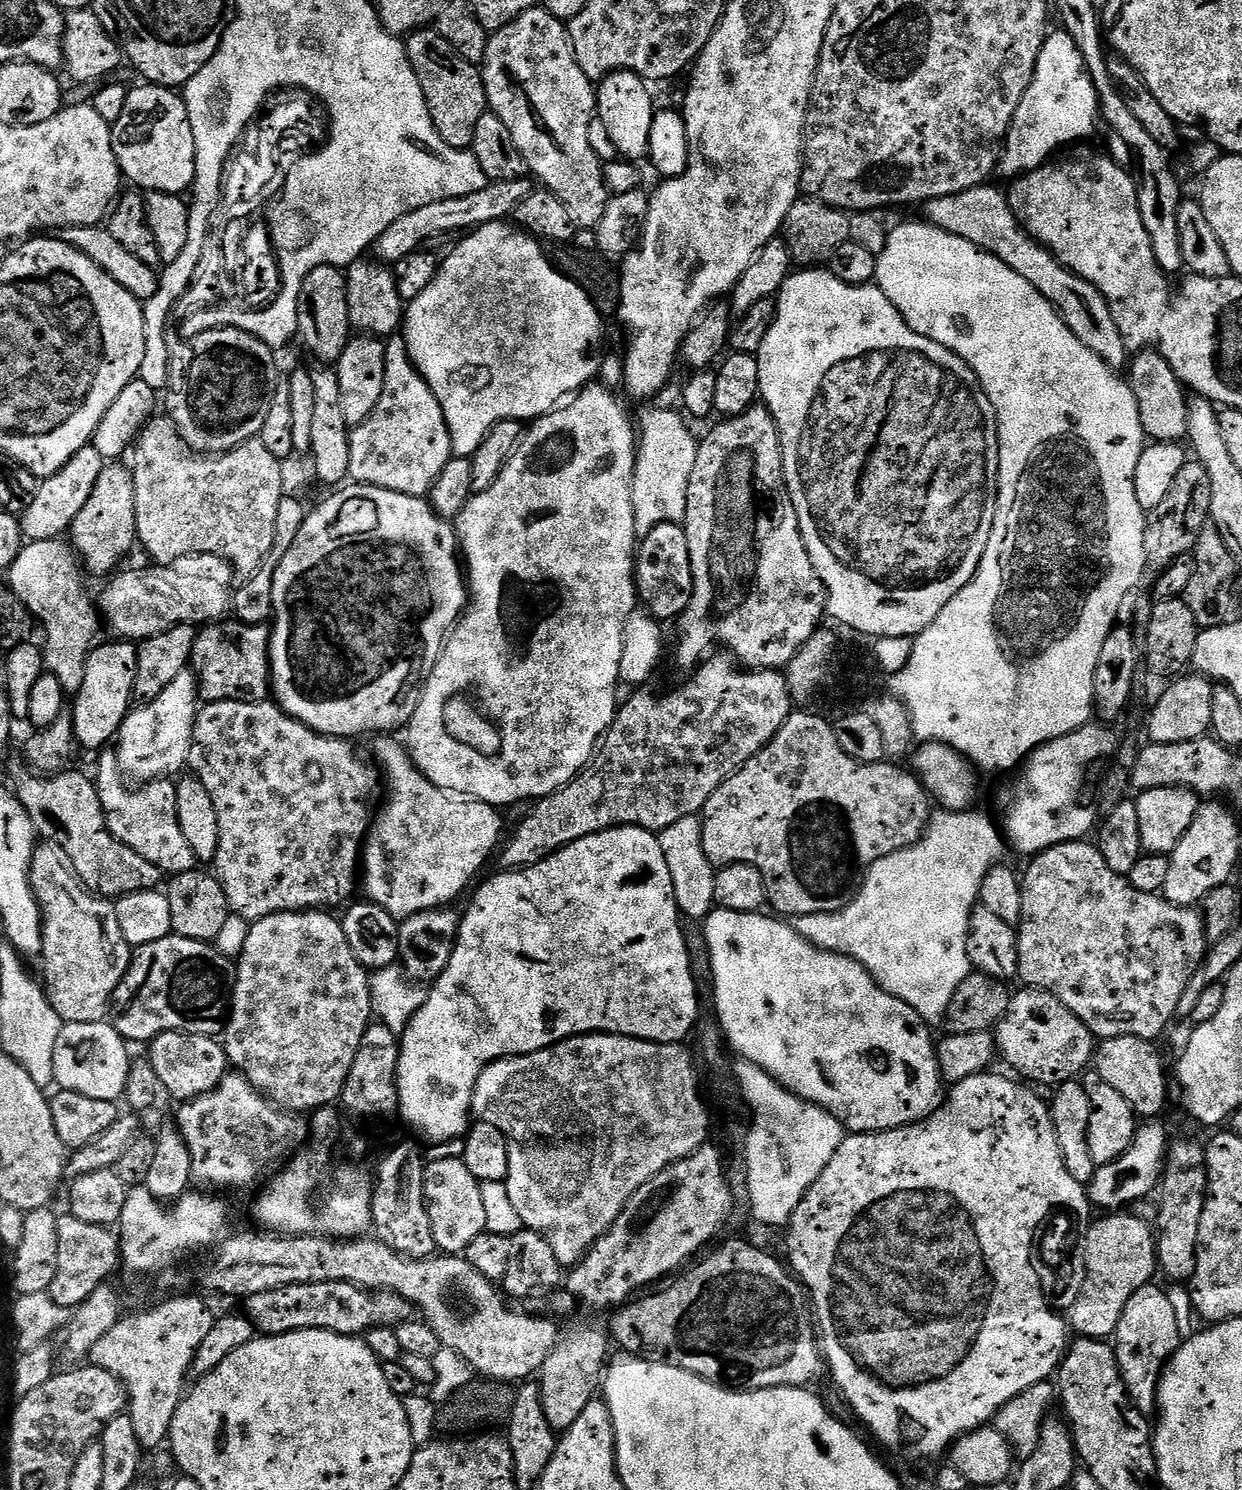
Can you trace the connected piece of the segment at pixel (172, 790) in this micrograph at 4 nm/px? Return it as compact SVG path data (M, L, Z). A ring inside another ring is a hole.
M104 750L99 753L100 761L96 764L96 772L94 771L98 798L102 802L110 834L114 834L118 842L130 846L130 850L142 854L146 862L154 862L154 866L158 866L161 873L169 877L197 867L198 861L194 850L190 850L186 838L182 835L182 826L178 826L178 798L175 783L165 778L140 782L133 786L125 777L117 753L110 751Z

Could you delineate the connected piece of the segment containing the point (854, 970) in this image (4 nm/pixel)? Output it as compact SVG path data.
M716 908L708 913L703 921L702 939L708 943L708 953L710 954L710 962L712 963L712 982L711 991L716 991L716 1016L720 1019L718 1025L719 1031L722 1033L723 1039L726 1041L727 1047L737 1052L740 1060L748 1060L754 1066L758 1066L762 1070L766 1070L766 1074L770 1074L779 1082L787 1092L793 1092L796 1096L800 1096L804 1100L808 1100L812 1104L819 1104L821 1108L825 1108L834 1118L838 1118L838 1122L844 1125L845 1129L852 1134L863 1134L866 1132L885 1132L886 1130L894 1130L901 1128L907 1124L916 1124L919 1120L925 1120L931 1112L936 1111L942 1103L942 1088L940 1092L940 1084L942 1085L942 1077L940 1074L940 1063L936 1057L937 1041L932 1040L933 1029L928 1025L916 1011L906 1002L902 1002L898 998L894 998L887 990L881 988L876 980L872 977L872 973L867 972L862 965L852 956L843 956L841 952L828 952L824 948L820 948L817 944L811 944L805 936L801 936L791 923L785 922L783 919L777 918L775 915L767 914L764 916L763 911L759 912L735 912L734 910L726 910L725 908Z

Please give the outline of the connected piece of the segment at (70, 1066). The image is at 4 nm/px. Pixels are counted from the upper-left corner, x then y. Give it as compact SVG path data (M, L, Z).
M101 1022L99 1024L64 1024L61 1034L58 1035L58 1042L54 1045L54 1062L53 1062L53 1078L55 1083L59 1085L65 1092L77 1092L78 1094L86 1094L86 1098L102 1098L103 1100L119 1101L125 1095L127 1090L128 1073L131 1071L134 1060L128 1057L129 1045L123 1036L118 1034L118 1030L112 1027L111 1023Z

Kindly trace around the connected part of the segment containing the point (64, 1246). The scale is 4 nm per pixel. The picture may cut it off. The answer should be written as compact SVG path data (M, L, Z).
M70 1214L61 1215L58 1222L58 1274L54 1274L50 1289L53 1305L69 1310L79 1308L94 1290L109 1283L108 1275L115 1270L116 1264L118 1268L121 1260L120 1241L112 1228L92 1226Z

